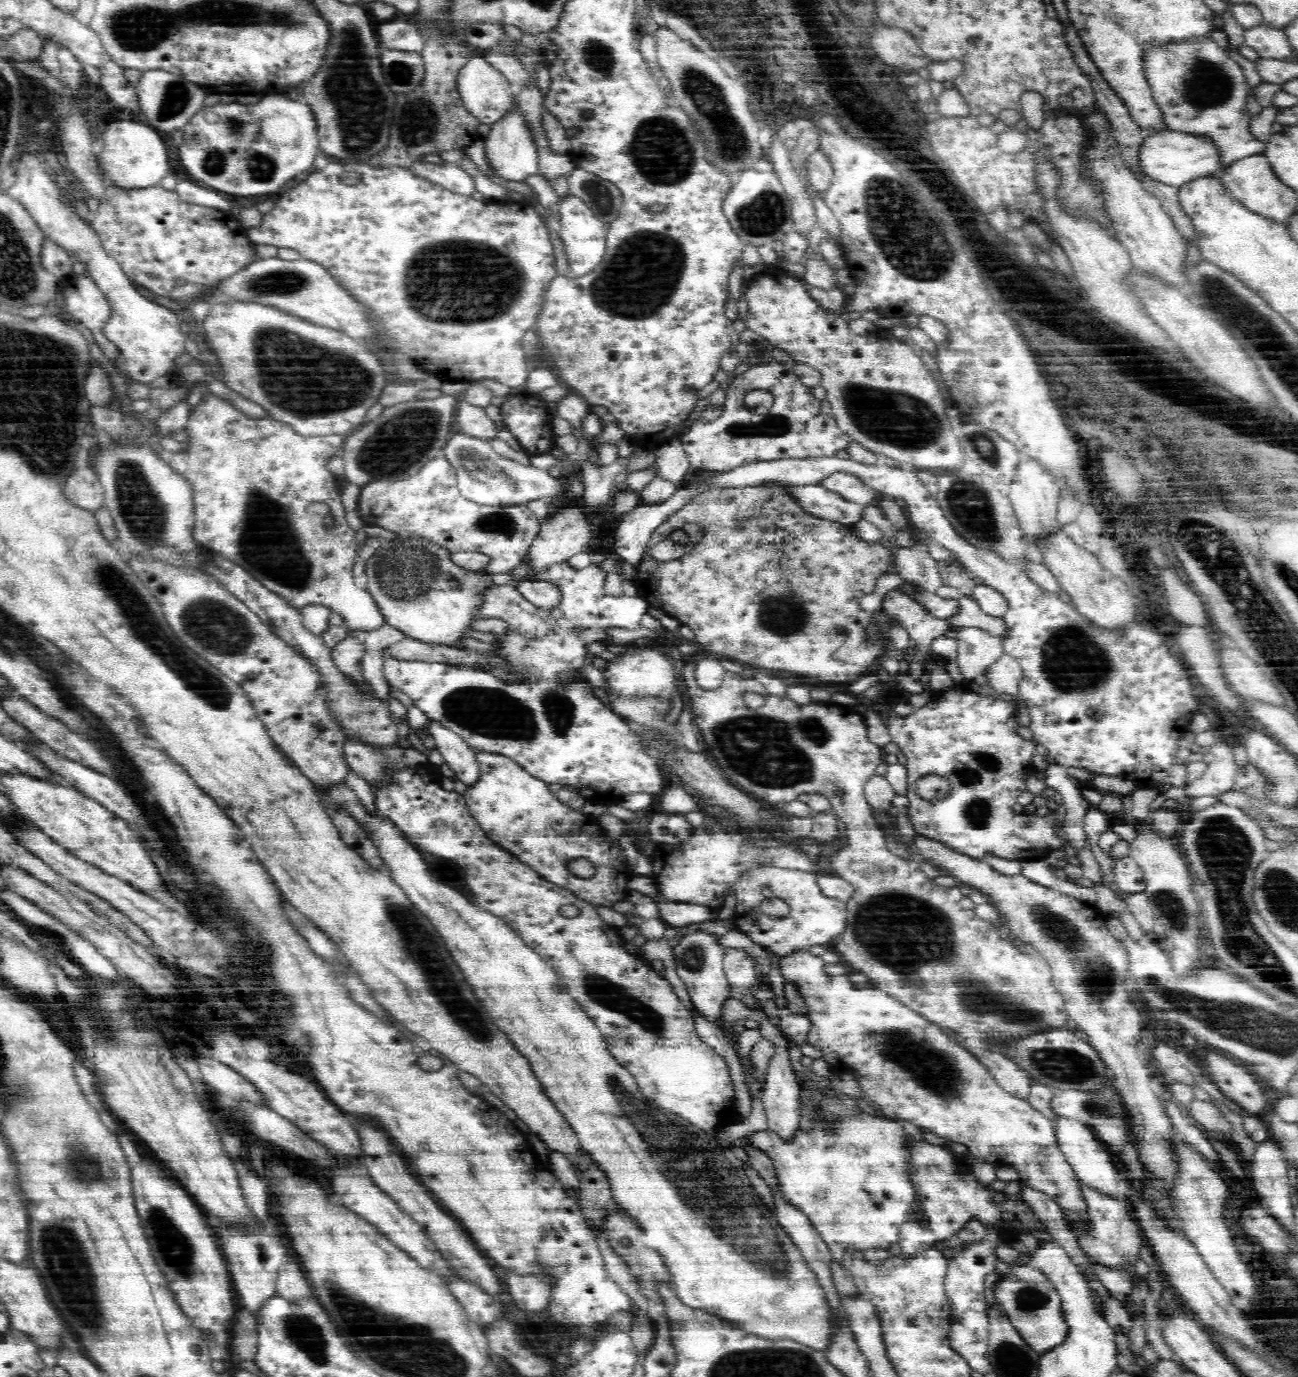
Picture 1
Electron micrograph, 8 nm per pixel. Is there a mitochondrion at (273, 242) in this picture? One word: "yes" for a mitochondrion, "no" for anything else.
no

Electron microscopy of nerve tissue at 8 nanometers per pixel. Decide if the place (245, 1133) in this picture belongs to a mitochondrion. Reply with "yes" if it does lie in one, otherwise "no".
no

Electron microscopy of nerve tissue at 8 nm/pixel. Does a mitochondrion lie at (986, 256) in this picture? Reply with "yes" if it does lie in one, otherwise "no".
no

